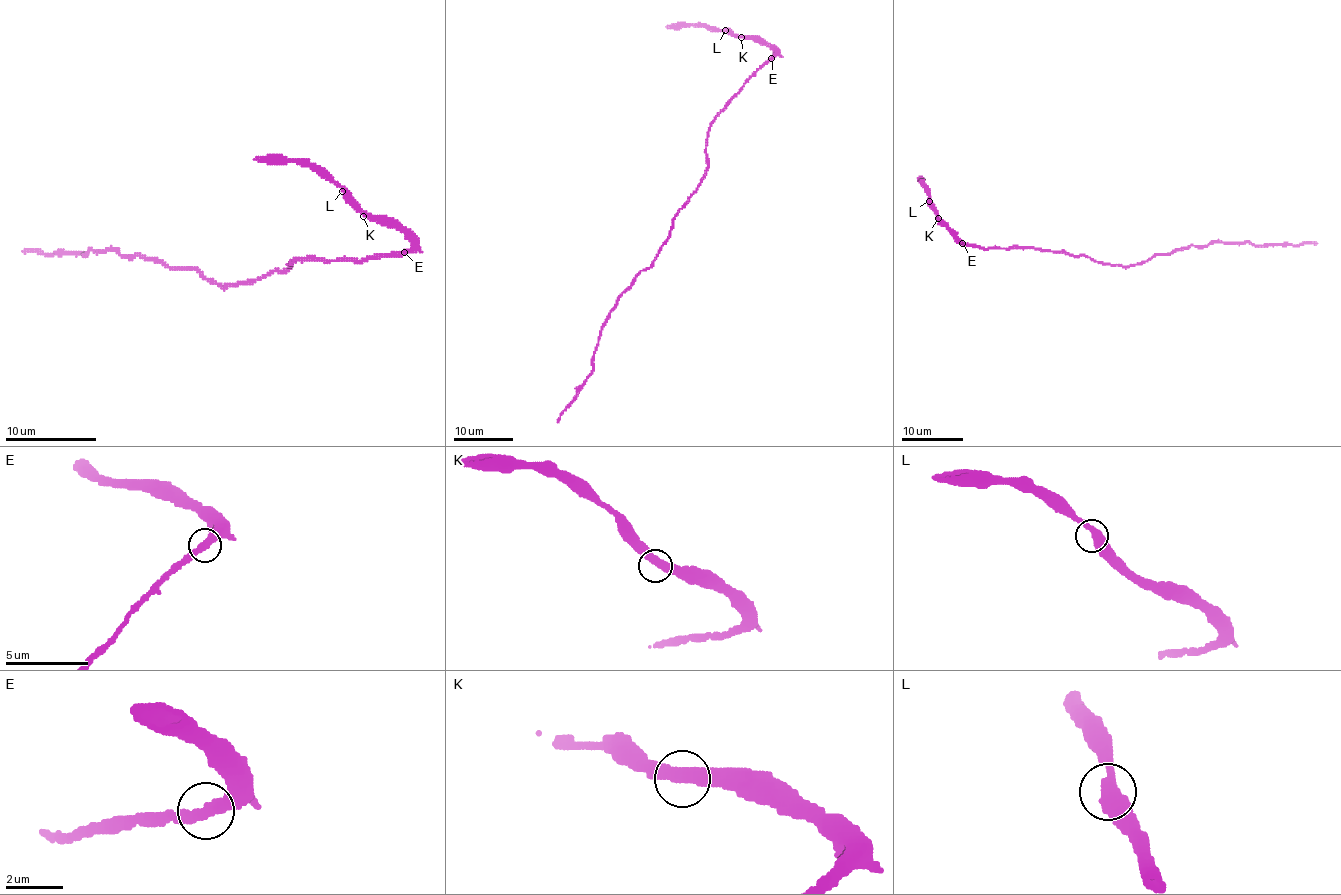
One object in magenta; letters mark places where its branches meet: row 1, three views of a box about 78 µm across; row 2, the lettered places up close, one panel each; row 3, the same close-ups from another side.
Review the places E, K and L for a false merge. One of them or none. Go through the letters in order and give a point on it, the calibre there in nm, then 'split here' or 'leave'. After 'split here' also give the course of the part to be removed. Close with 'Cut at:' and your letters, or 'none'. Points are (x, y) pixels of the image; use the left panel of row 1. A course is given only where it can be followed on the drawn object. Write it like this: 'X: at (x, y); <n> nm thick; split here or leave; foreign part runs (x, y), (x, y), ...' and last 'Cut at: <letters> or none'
E: at (404, 252); 400 nm thick; split here; foreign part runs (404, 252), (359, 261), (299, 260), (227, 286), (208, 281), (195, 269), (172, 269), (116, 250), (22, 251)
K: at (363, 216); 400 nm thick; leave
L: at (342, 191); 440 nm thick; leave
Cut at: E

